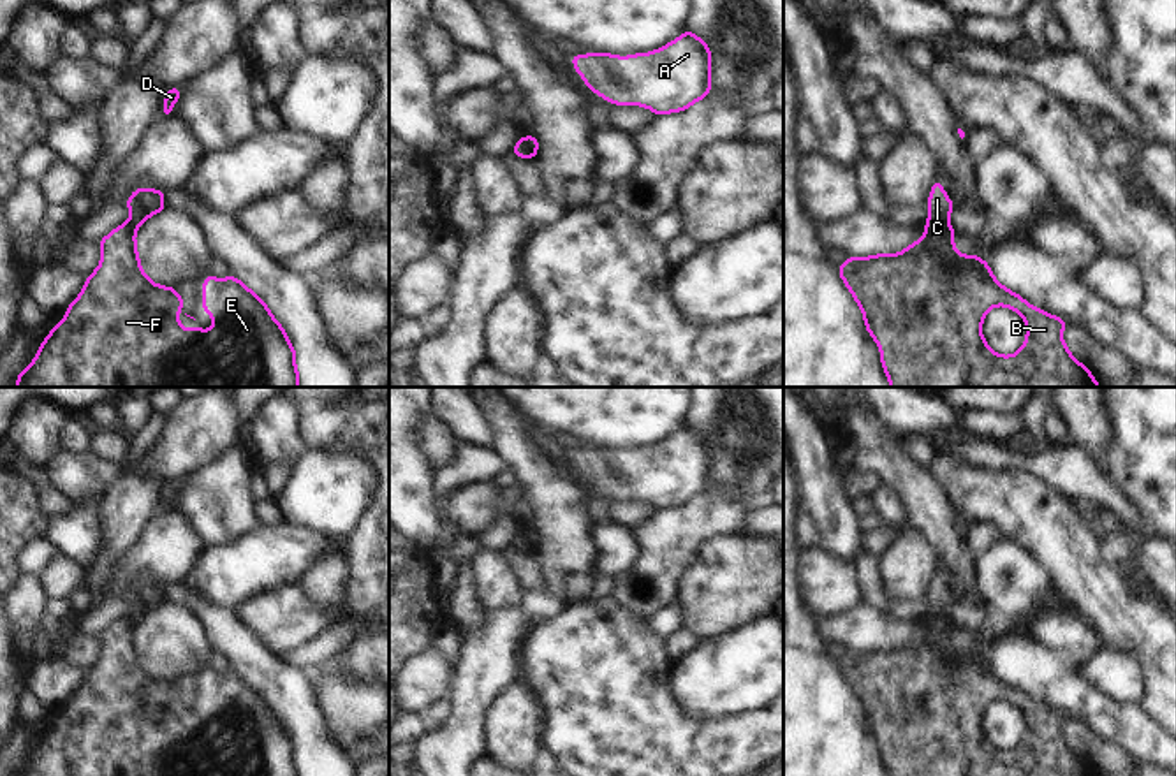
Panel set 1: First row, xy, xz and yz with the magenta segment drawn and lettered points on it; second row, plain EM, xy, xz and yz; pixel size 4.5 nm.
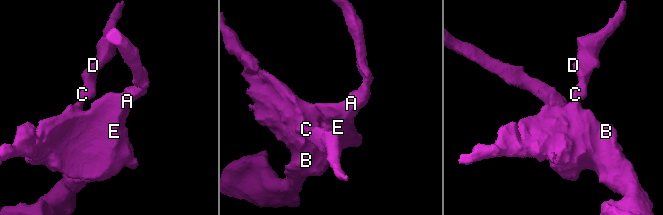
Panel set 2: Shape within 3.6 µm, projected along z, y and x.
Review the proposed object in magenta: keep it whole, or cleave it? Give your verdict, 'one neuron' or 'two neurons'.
two neurons

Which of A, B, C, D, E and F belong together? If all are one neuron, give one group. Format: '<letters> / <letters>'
A B E F / C D

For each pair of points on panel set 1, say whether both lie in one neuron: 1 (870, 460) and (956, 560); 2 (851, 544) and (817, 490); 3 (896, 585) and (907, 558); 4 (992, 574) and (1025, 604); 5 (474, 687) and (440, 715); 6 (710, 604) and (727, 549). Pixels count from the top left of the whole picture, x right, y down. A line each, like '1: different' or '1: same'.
1: same
2: same
3: same
4: same
5: different
6: same

